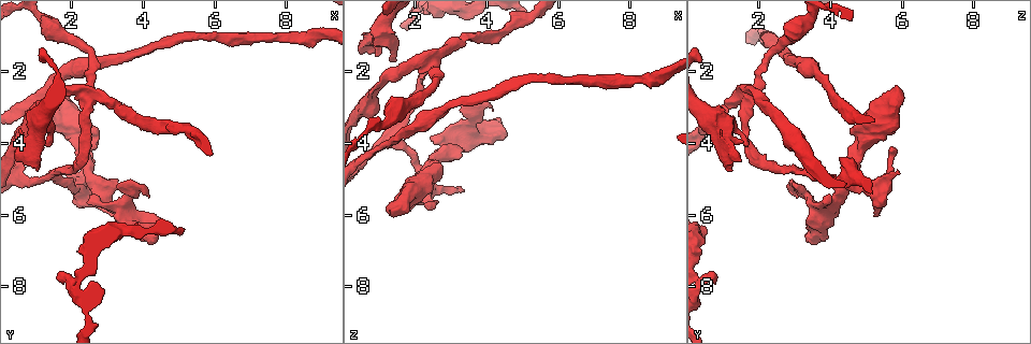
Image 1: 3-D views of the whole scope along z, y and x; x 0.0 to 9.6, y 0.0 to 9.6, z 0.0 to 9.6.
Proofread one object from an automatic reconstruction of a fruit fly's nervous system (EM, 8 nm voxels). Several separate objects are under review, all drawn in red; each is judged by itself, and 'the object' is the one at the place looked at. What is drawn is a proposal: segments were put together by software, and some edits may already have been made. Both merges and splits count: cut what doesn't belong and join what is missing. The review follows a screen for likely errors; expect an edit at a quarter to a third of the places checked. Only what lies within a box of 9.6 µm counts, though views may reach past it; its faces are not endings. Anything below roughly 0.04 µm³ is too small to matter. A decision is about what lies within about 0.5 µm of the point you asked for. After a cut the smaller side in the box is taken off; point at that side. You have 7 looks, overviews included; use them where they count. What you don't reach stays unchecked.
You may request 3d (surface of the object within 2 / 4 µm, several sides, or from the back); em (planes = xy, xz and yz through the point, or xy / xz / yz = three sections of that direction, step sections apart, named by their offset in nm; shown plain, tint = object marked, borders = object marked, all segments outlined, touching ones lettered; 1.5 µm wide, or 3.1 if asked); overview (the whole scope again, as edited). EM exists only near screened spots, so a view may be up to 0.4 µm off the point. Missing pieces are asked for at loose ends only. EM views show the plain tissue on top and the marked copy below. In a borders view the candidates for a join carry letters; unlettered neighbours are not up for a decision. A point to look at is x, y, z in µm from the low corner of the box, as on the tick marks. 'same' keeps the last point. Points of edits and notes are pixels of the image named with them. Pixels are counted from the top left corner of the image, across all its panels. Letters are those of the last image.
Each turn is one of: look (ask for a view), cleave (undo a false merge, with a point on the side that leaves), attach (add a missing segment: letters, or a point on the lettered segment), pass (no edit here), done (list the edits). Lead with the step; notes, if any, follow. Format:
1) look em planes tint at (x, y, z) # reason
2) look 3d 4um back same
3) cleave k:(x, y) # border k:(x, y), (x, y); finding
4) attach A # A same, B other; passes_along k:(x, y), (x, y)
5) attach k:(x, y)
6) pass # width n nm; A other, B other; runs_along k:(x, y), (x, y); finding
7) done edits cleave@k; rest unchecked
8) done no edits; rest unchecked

look em yz step 8 borders at (0.80, 3.60, 2.80) # sudden change in width

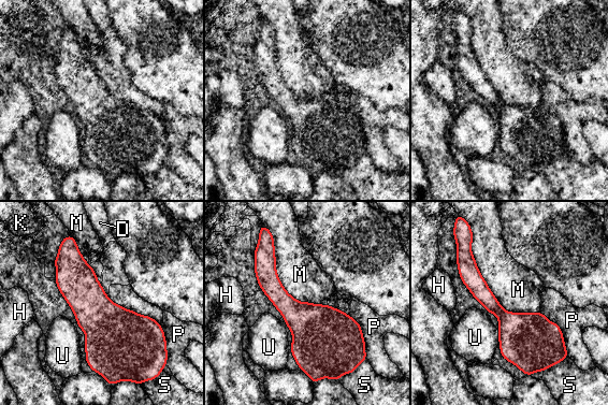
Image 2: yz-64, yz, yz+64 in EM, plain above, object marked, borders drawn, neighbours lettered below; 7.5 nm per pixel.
pass # D other, H other, K other, M other, P other, S other, U other; border 2:(471, 244), (505, 309), (540, 312); all the same neuron

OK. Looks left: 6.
look em planes borders at (1.40, 2.40, 5.85)

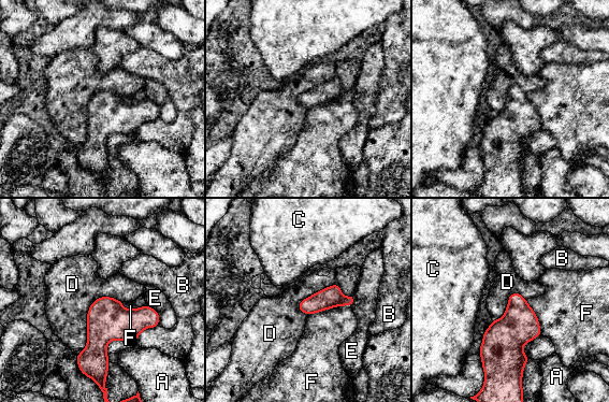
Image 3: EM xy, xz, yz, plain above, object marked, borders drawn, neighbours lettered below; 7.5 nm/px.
pass # A other, B other, C other, D other, E other, F other; border 3:(120, 300), (91, 303), (76, 355); none of them fits

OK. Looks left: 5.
look 3d 4um at (2.40, 2.65, 1.70) # sharp bend

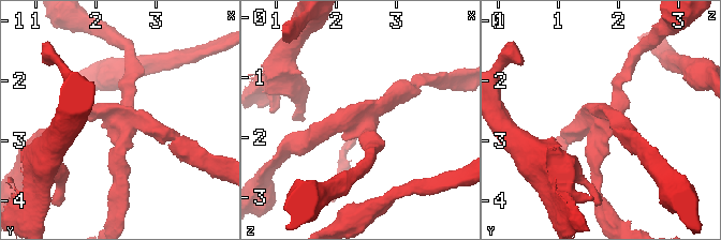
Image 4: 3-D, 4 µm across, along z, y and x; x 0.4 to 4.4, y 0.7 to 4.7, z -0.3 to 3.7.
look em planes borders at (2.45, 2.70, 1.80)

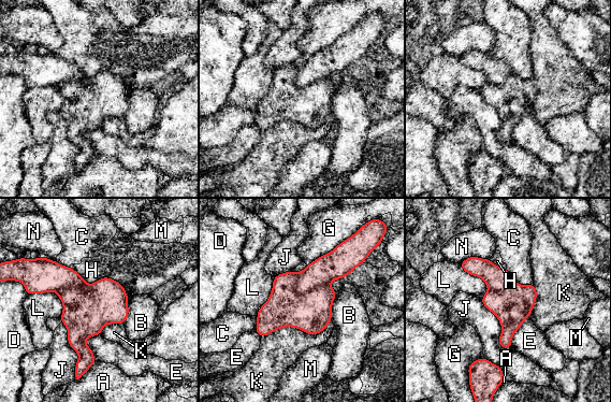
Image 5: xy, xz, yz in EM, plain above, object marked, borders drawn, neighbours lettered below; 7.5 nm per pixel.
cleave 5:(333, 266) # A other, B other, C other, D other, E other, G other, H other, J other, K other, L other, M other, N other; border 5:(329, 283), (304, 292), (293, 289); two neurons meet here

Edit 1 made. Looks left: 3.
done edits cleave@5; rest unchecked

